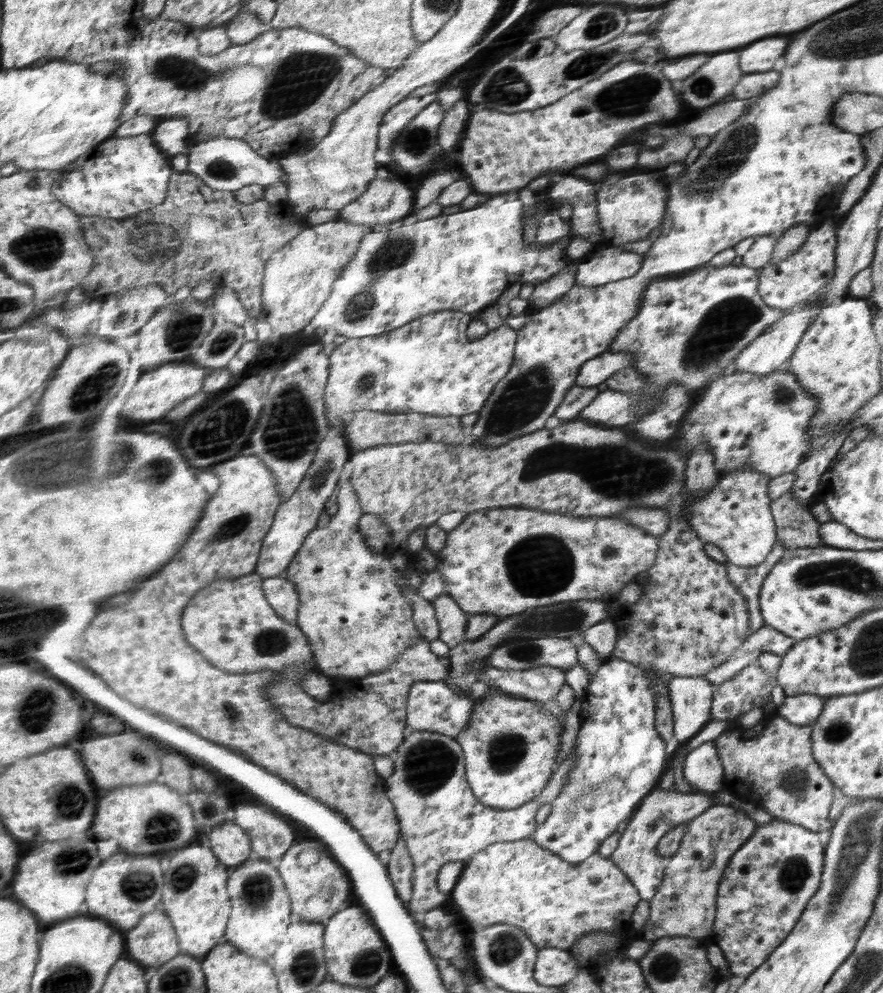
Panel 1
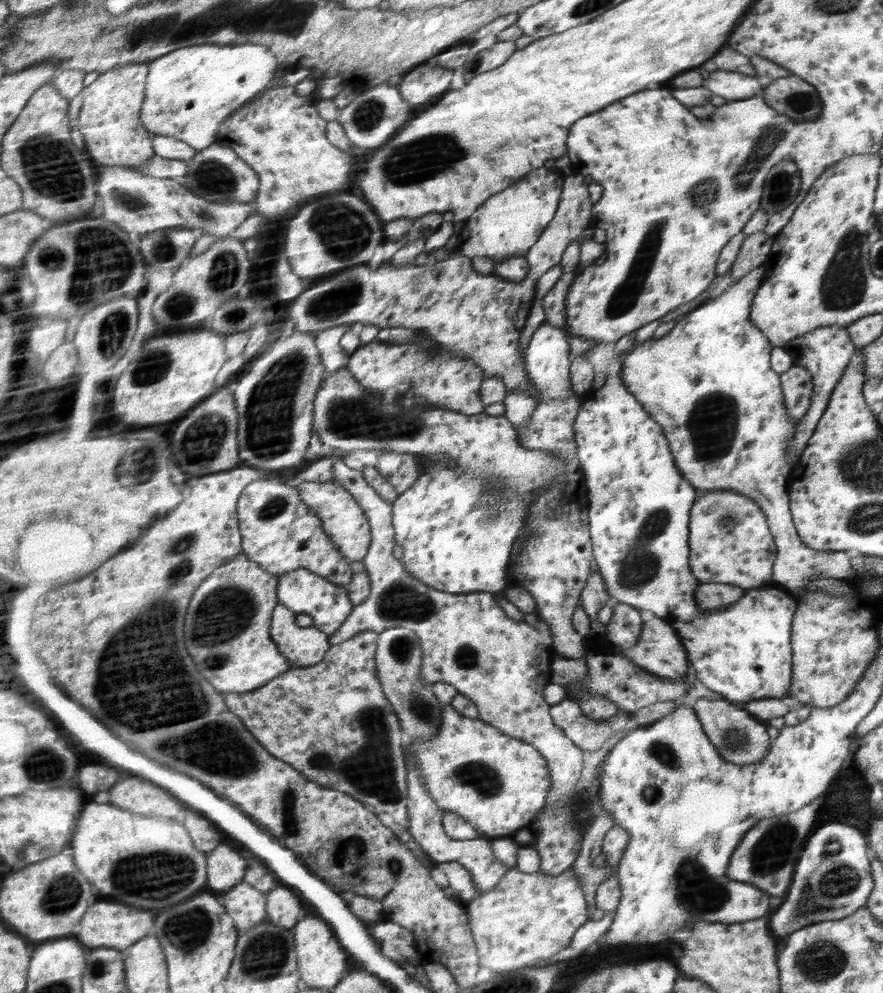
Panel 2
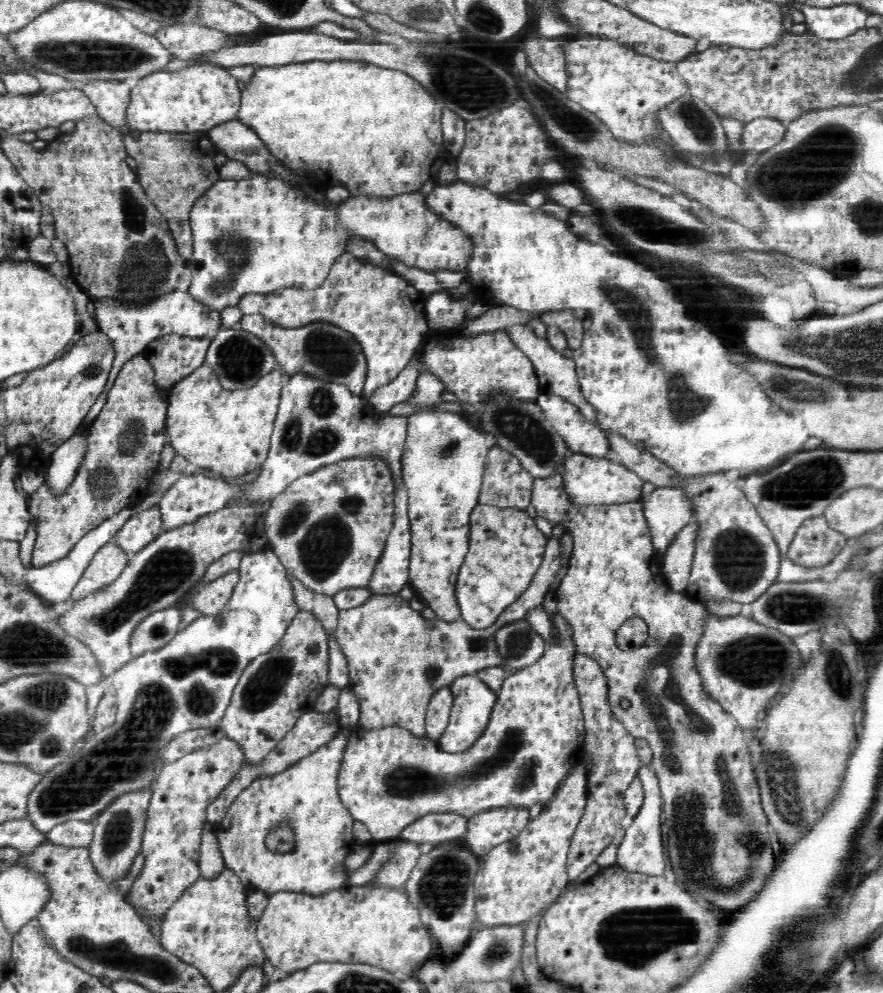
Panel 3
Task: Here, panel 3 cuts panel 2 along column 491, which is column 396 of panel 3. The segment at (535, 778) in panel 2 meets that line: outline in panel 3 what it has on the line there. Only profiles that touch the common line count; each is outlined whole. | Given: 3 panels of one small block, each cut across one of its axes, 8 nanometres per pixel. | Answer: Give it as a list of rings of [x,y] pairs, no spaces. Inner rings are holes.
[[[559,612],[550,616],[550,627],[554,630],[554,638],[546,641],[544,654],[541,655],[540,660],[534,664],[520,669],[516,673],[510,675],[504,681],[500,692],[497,693],[497,700],[491,712],[491,719],[487,724],[487,729],[484,730],[483,736],[468,750],[463,753],[450,754],[444,752],[439,748],[436,739],[432,737],[420,737],[413,735],[411,730],[404,729],[403,726],[383,726],[376,729],[366,730],[363,727],[356,726],[349,728],[348,742],[345,745],[343,758],[341,759],[340,770],[337,775],[337,785],[339,797],[341,802],[348,809],[355,821],[364,823],[374,840],[387,842],[389,840],[397,840],[402,830],[421,816],[426,816],[433,812],[453,812],[460,816],[471,817],[476,813],[491,809],[494,807],[503,806],[525,806],[530,807],[536,802],[546,803],[554,796],[555,790],[558,785],[570,775],[570,770],[574,770],[583,763],[583,755],[585,752],[584,739],[585,739],[585,724],[583,721],[583,710],[581,707],[581,700],[579,699],[579,692],[576,688],[573,677],[573,660],[576,652],[574,635],[571,630],[571,624],[567,622]]]

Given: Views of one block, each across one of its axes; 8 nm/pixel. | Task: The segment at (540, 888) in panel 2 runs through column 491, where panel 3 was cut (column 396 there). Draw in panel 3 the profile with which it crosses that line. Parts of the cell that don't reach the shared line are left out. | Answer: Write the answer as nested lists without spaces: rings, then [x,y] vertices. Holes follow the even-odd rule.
[[[372,884],[348,886],[324,894],[290,891],[272,894],[261,918],[256,922],[256,936],[272,965],[285,973],[294,973],[318,962],[344,962],[376,966],[388,972],[414,968],[426,961],[435,945],[430,931],[423,925],[419,910],[408,900],[404,887],[398,890],[373,888]]]

